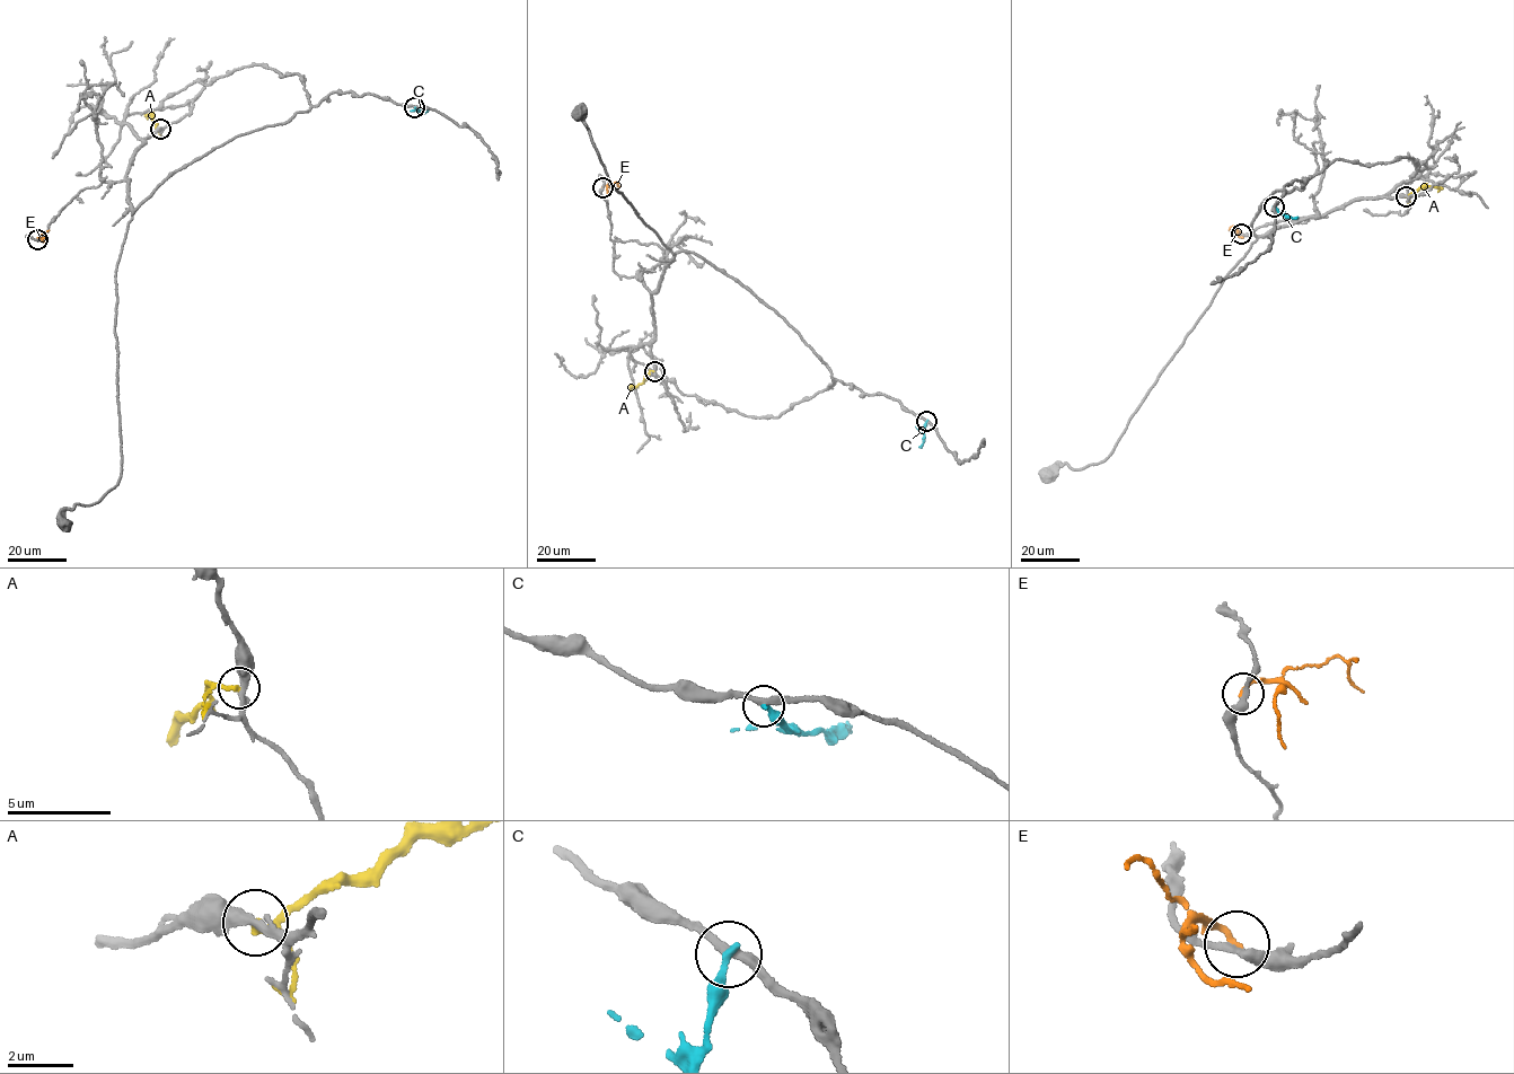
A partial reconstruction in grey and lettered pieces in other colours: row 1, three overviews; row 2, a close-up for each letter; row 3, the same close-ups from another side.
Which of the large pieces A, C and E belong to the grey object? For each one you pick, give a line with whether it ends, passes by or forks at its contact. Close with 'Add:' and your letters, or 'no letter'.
Add: no letter

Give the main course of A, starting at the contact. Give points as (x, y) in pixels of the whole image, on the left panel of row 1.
A: (160, 129), (157, 129), (153, 114), (144, 113)

